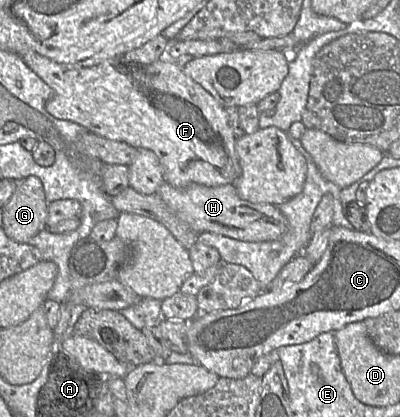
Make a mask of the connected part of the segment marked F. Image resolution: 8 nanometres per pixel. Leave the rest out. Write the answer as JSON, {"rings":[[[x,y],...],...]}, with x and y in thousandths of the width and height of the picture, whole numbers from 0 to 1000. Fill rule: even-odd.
{"rings":[[[418,115],[395,144],[375,153],[315,146],[310,129],[228,161],[145,151],[85,122],[68,122],[50,134],[135,218],[135,228],[115,247],[123,273],[193,295],[253,329],[313,341],[340,357],[383,362],[408,403],[410,434],[428,446],[460,451],[488,439],[540,448],[588,441],[600,424],[603,400],[588,360],[590,331],[570,290],[565,259],[460,175],[458,158],[423,134]]]}

